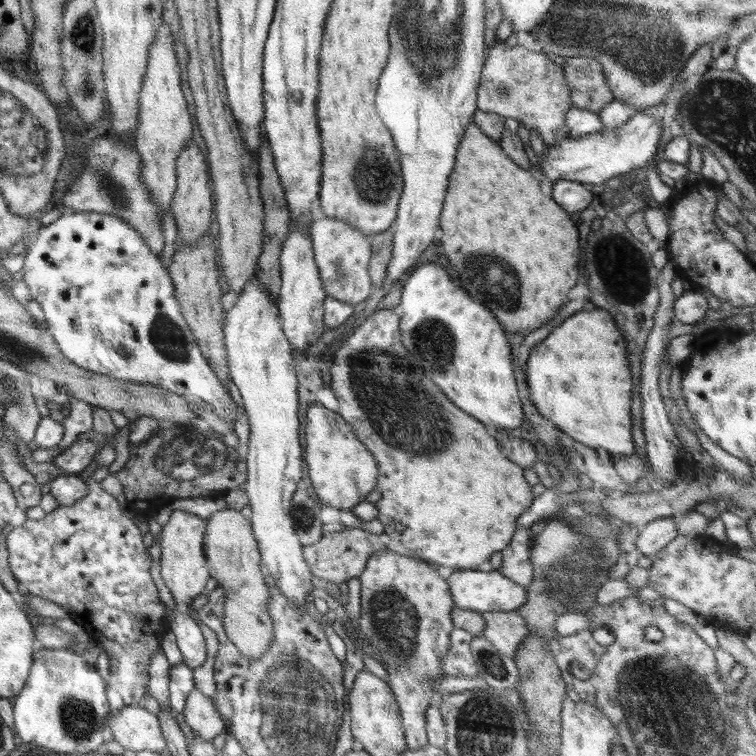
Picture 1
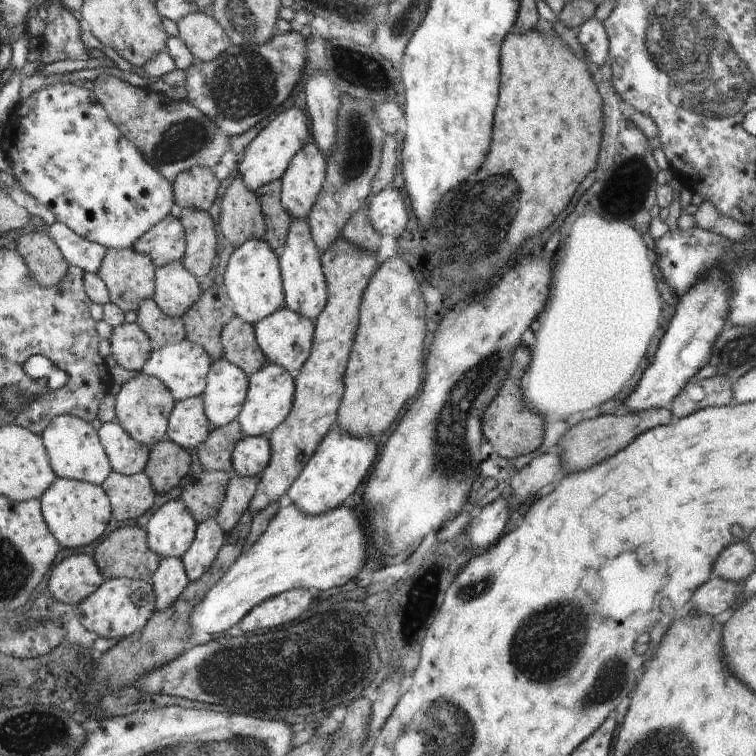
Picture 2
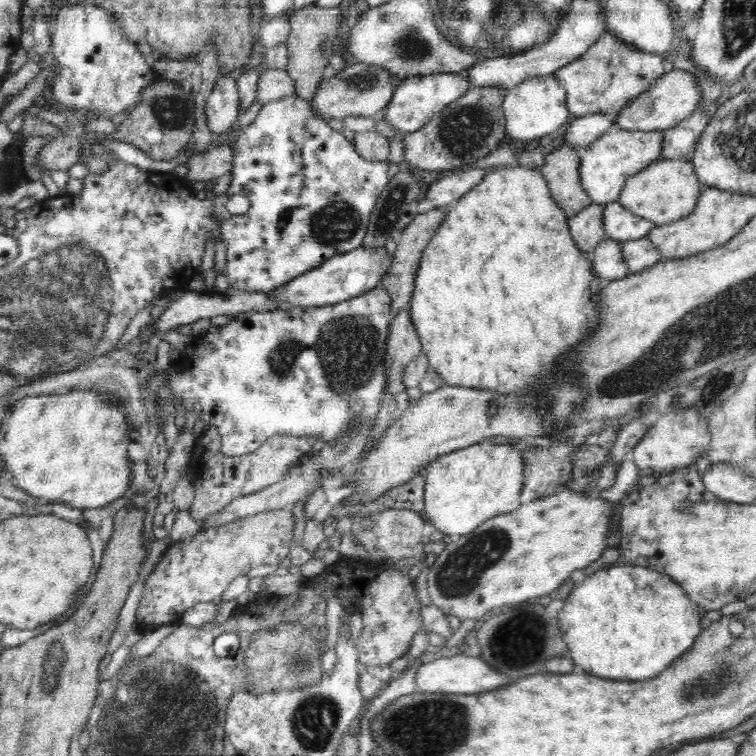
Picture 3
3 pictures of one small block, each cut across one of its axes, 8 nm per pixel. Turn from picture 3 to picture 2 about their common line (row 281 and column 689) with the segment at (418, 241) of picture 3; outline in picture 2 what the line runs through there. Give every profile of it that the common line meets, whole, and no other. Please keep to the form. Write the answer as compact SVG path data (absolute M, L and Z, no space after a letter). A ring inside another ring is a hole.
M715 375L692 382L688 380L678 396L672 400L671 412L681 419L708 406L726 406L732 397L732 381L726 376Z

